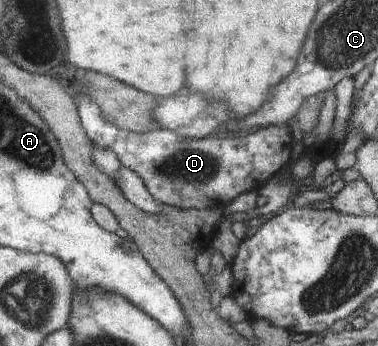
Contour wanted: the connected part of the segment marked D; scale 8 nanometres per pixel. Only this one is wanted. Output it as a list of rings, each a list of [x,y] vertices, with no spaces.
[[[88,93],[79,95],[77,107],[82,127],[91,141],[100,149],[114,151],[128,169],[144,180],[156,201],[178,209],[201,210],[228,205],[241,193],[258,191],[292,160],[293,139],[286,143],[288,131],[280,124],[272,127],[272,131],[260,129],[242,137],[210,133],[190,139],[168,130],[124,131],[100,113],[100,105],[92,101]]]

